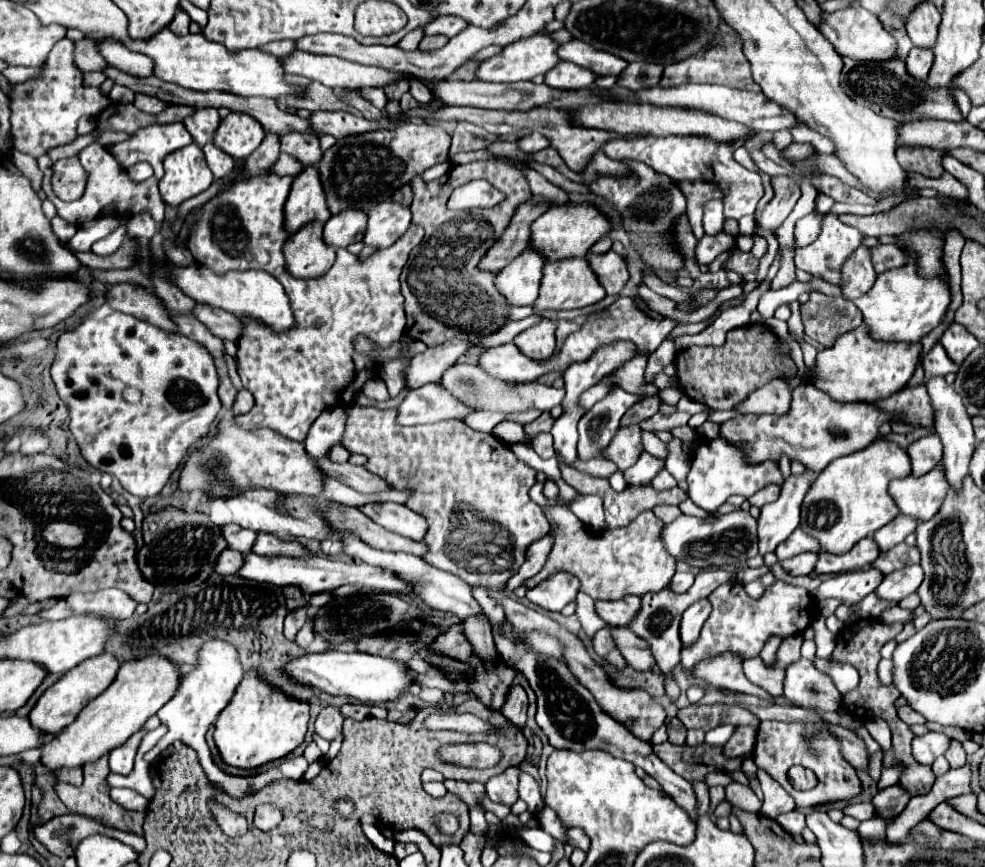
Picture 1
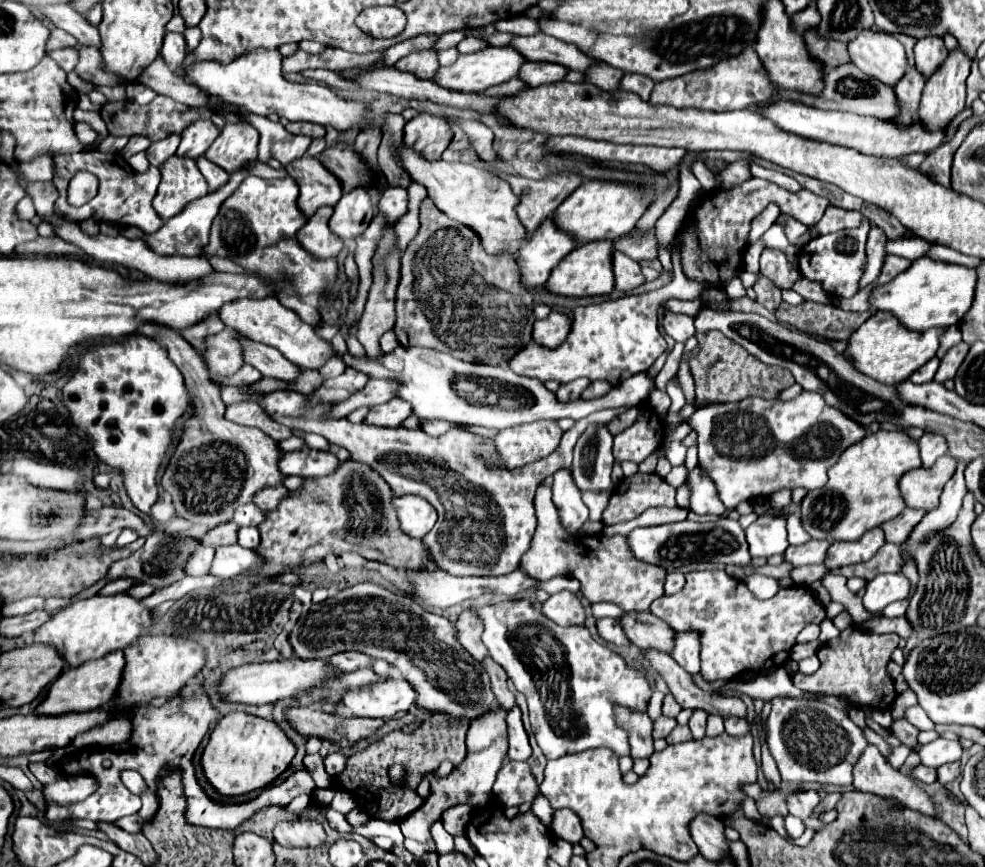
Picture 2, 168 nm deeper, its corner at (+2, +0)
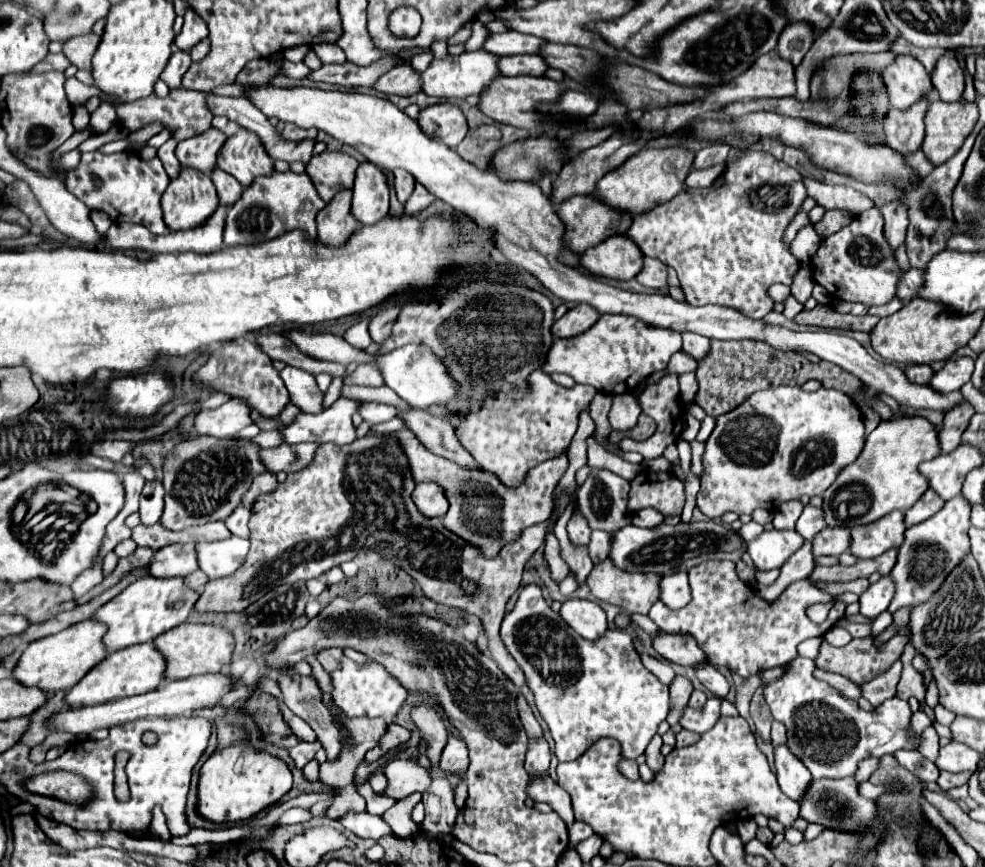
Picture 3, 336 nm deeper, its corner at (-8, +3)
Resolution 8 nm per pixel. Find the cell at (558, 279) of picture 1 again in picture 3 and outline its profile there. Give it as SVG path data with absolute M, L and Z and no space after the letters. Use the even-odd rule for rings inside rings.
M612 235L600 245L584 251L580 261L584 263L584 269L598 277L630 281L640 273L642 257L642 251L632 239Z

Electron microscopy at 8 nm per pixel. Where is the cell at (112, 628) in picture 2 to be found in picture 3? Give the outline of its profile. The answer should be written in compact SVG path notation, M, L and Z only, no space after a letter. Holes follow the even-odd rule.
M148 575L130 583L120 595L116 595L112 601L102 605L94 617L108 625L108 633L104 635L104 645L108 647L108 653L114 653L136 643L154 641L162 633L184 623L196 601L198 593L184 583L184 577L158 579Z

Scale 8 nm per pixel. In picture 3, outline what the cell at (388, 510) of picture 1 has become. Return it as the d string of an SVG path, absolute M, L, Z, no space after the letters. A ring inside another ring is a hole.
M416 483L416 489L412 493L412 499L422 515L428 517L442 517L448 511L448 499L438 483Z

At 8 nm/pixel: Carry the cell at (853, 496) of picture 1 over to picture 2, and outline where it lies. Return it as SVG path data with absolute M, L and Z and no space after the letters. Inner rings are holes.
M878 430L876 434L866 434L862 442L844 450L840 460L828 470L828 484L810 490L804 496L800 516L806 532L816 540L854 542L864 532L896 518L906 506L898 490L898 480L904 472L918 468L920 464L918 446L908 434L900 430Z

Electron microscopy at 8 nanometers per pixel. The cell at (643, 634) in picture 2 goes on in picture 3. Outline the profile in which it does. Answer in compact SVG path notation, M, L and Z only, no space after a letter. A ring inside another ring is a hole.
M660 633L654 637L654 649L670 663L686 665L686 667L702 667L708 665L706 653L698 647L698 643L690 635L668 635Z

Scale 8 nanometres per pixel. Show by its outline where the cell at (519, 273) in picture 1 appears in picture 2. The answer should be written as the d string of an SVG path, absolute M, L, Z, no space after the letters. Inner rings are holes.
M542 222L538 230L518 250L520 280L526 288L538 288L548 278L552 268L574 248L574 240L560 232L554 222Z

